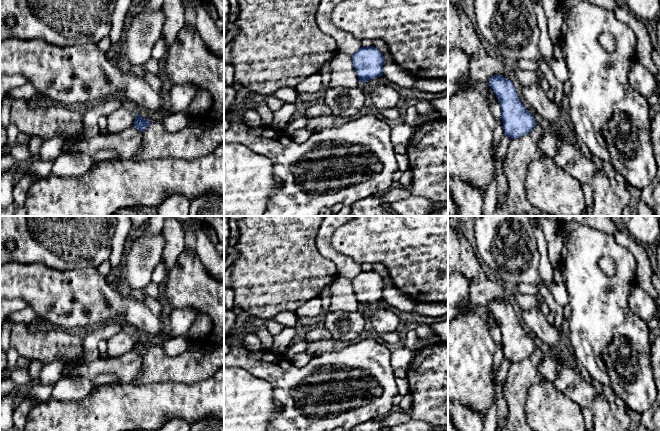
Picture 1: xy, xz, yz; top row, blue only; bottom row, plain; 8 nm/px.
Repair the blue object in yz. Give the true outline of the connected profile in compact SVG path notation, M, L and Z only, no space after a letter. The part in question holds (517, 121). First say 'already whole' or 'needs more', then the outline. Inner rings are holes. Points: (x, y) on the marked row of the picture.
already whole; M501 75L489 79L501 107L504 134L511 139L527 135L536 125L533 115L521 103L512 82Z

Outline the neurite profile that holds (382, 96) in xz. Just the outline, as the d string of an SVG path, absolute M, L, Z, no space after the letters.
M379 85L368 89L371 101L377 110L397 107L400 99L398 92L390 86Z

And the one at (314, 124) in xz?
M331 115L307 117L307 126L305 127L309 132L314 133L324 128L339 127L340 125L348 122L348 118L336 117Z

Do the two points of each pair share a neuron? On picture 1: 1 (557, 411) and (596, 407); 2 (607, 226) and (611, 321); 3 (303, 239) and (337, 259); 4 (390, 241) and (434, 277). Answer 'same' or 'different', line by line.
1: different
2: different
3: different
4: same

